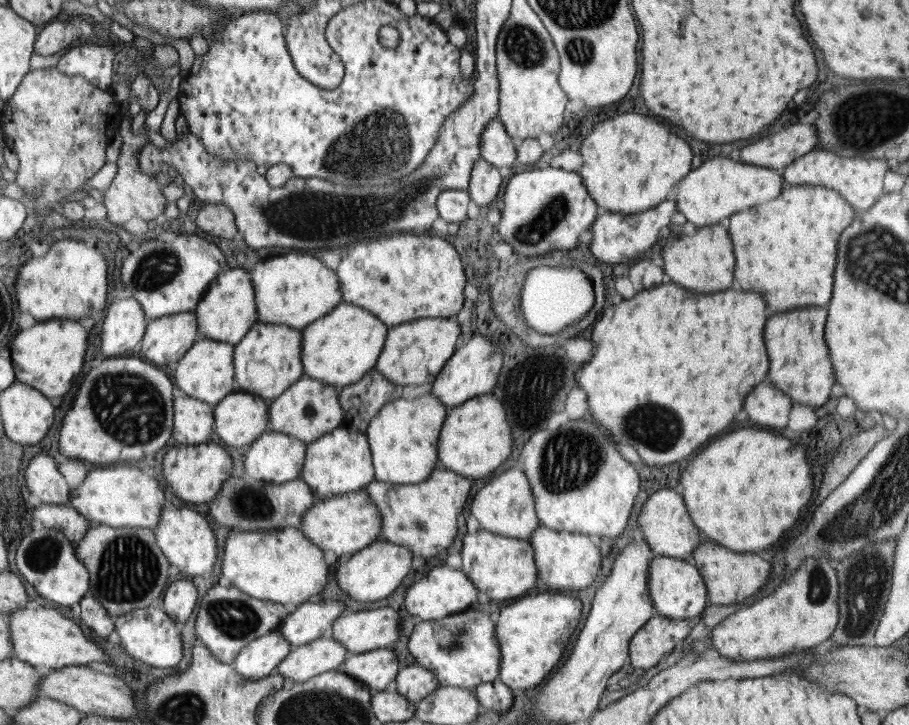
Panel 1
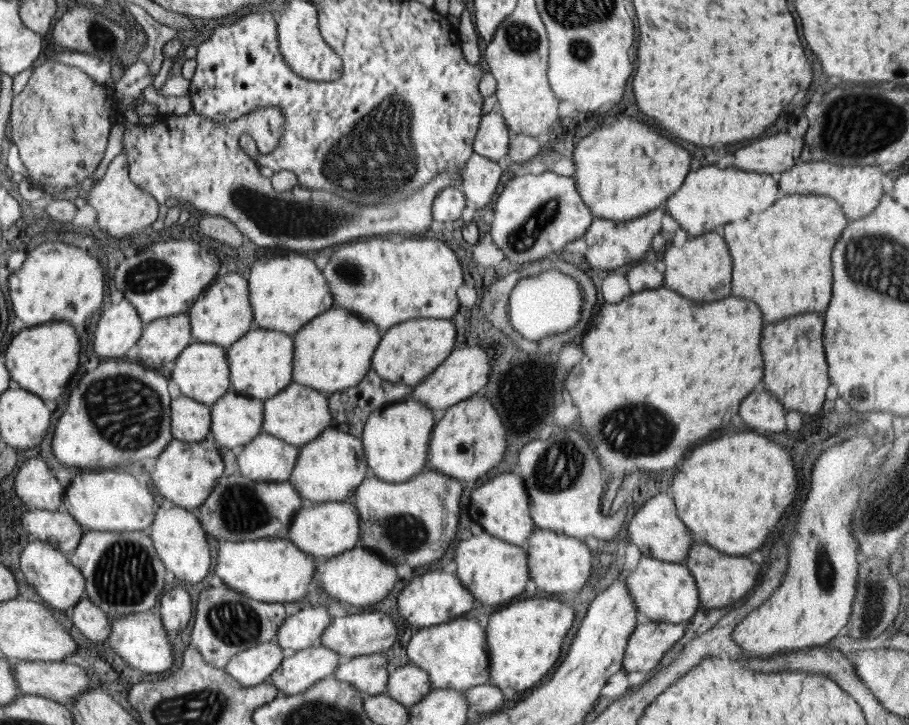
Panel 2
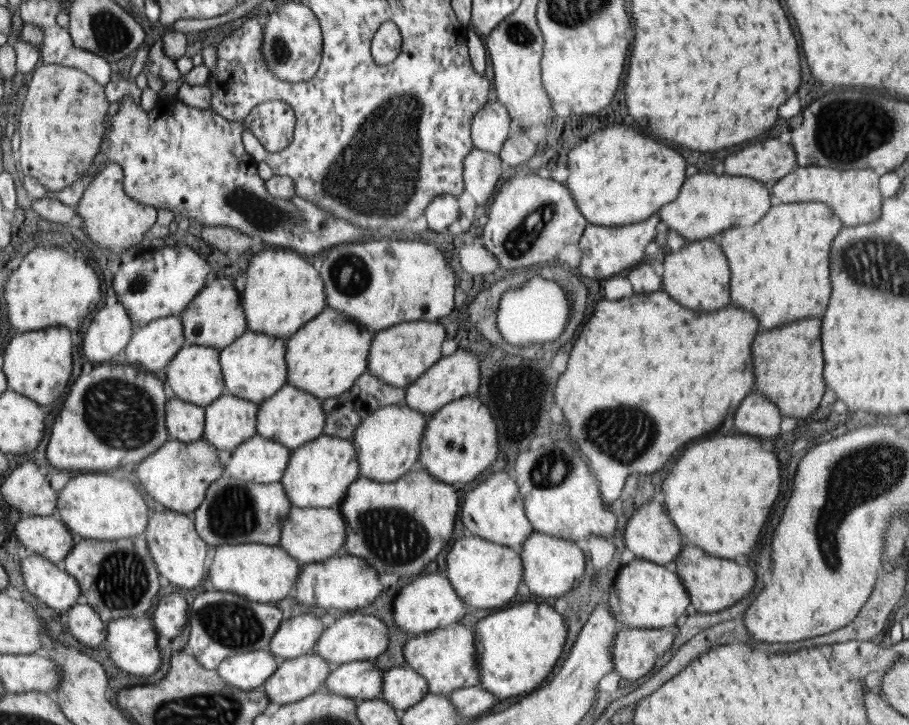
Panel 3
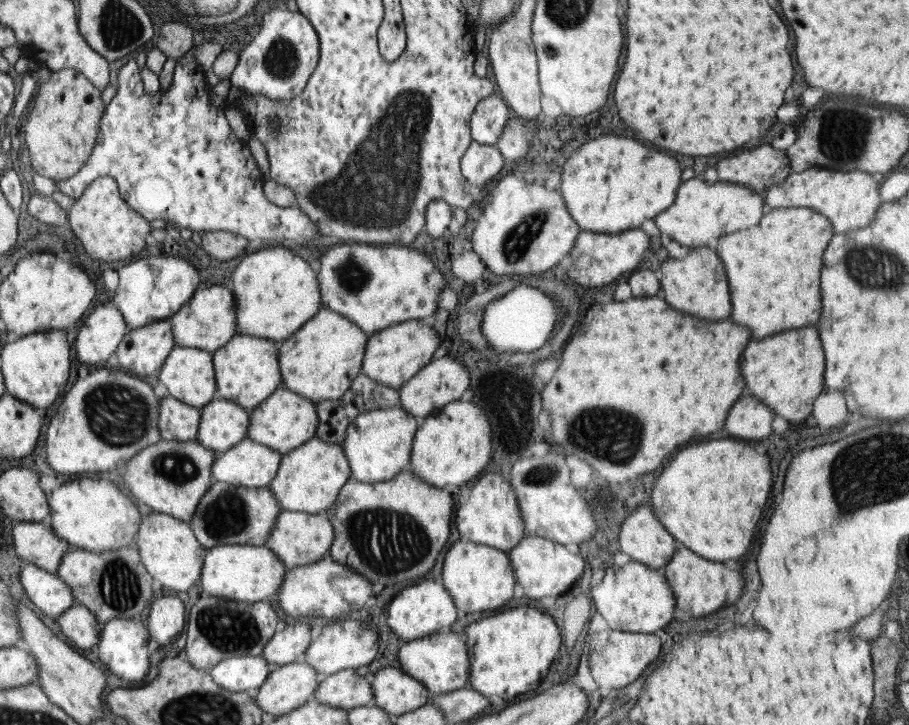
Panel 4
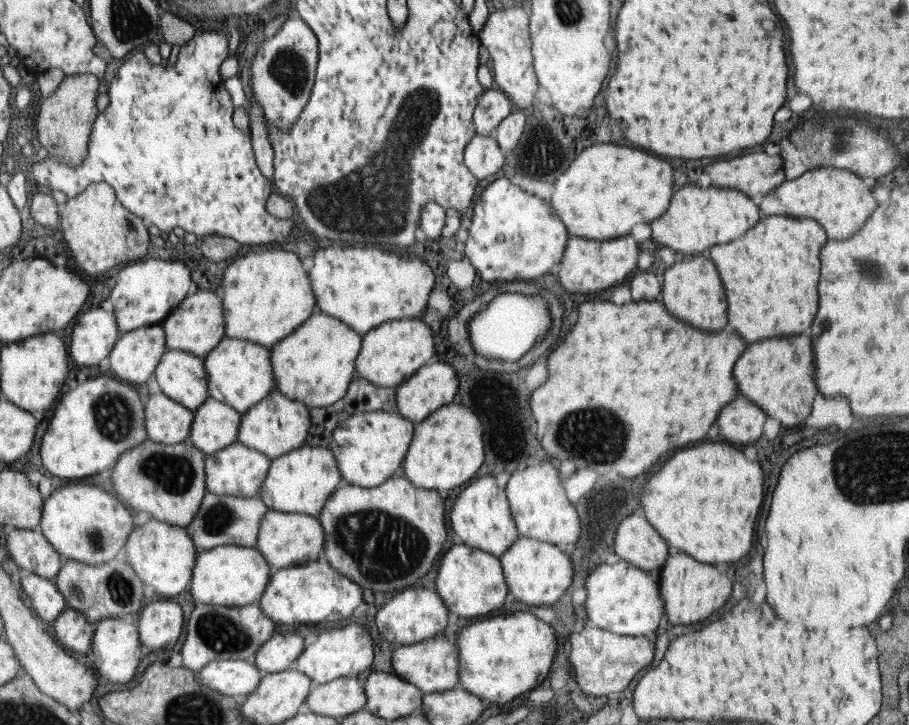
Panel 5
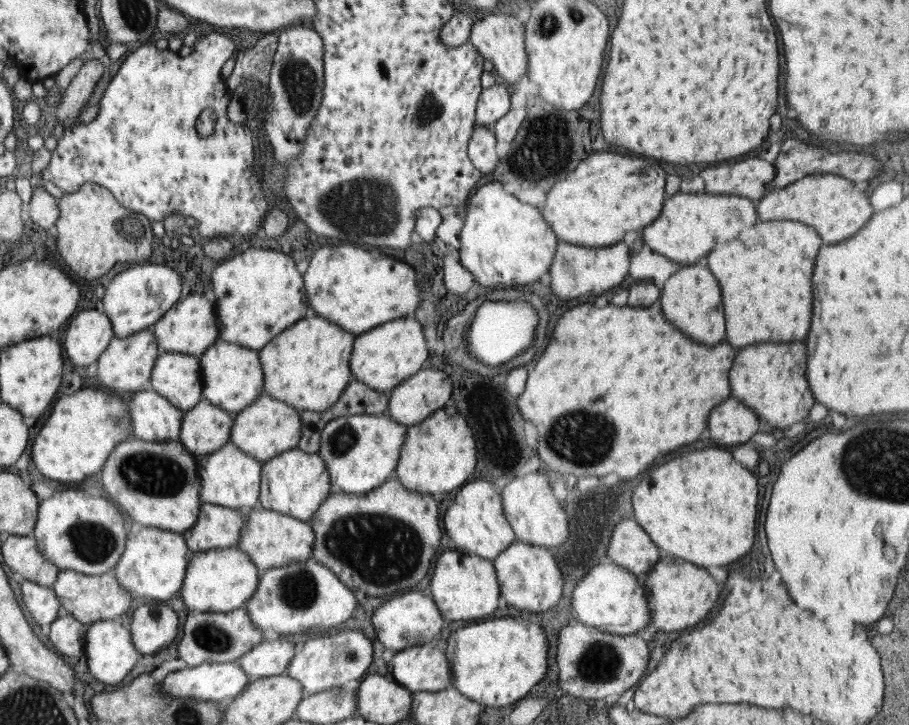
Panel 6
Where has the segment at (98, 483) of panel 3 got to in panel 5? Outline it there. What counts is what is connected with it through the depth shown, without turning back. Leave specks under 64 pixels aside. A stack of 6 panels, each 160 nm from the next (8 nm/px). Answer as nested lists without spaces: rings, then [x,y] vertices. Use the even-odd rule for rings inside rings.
[[[72,484],[54,490],[44,506],[40,530],[60,552],[65,561],[75,560],[96,566],[114,559],[129,540],[134,526],[130,510],[112,494],[104,492],[104,486],[82,486]]]

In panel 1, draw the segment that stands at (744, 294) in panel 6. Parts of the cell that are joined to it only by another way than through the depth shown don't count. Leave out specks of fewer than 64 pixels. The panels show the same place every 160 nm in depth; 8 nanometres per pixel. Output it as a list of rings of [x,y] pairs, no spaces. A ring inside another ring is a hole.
[[[804,185],[804,186],[787,186],[782,188],[781,193],[774,198],[774,200],[764,202],[757,206],[752,206],[752,208],[747,208],[746,210],[741,210],[736,214],[733,214],[729,220],[729,235],[731,241],[733,242],[733,251],[735,256],[735,269],[733,272],[733,278],[736,278],[736,282],[740,284],[742,290],[750,290],[750,292],[758,292],[768,304],[768,310],[770,312],[782,313],[786,311],[792,311],[797,307],[804,306],[828,306],[832,293],[833,293],[833,280],[834,280],[834,268],[836,268],[836,256],[837,256],[837,246],[840,235],[844,232],[845,228],[850,226],[850,223],[858,216],[858,212],[846,200],[843,196],[840,196],[834,189],[826,188],[820,185]]]

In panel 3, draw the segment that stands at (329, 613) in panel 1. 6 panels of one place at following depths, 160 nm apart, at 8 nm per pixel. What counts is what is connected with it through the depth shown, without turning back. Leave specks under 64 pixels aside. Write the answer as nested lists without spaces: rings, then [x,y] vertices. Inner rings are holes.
[[[302,614],[286,620],[284,625],[279,627],[268,649],[276,658],[293,659],[311,652],[322,631],[320,618],[312,614]]]

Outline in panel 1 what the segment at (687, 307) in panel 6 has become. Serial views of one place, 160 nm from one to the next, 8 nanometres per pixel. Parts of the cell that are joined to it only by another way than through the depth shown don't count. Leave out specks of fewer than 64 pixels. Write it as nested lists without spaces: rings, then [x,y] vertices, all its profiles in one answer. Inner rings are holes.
[[[719,223],[700,227],[693,236],[681,234],[672,244],[666,245],[661,254],[664,259],[663,271],[672,283],[696,292],[720,292],[732,286],[735,269],[733,242],[729,230]]]

